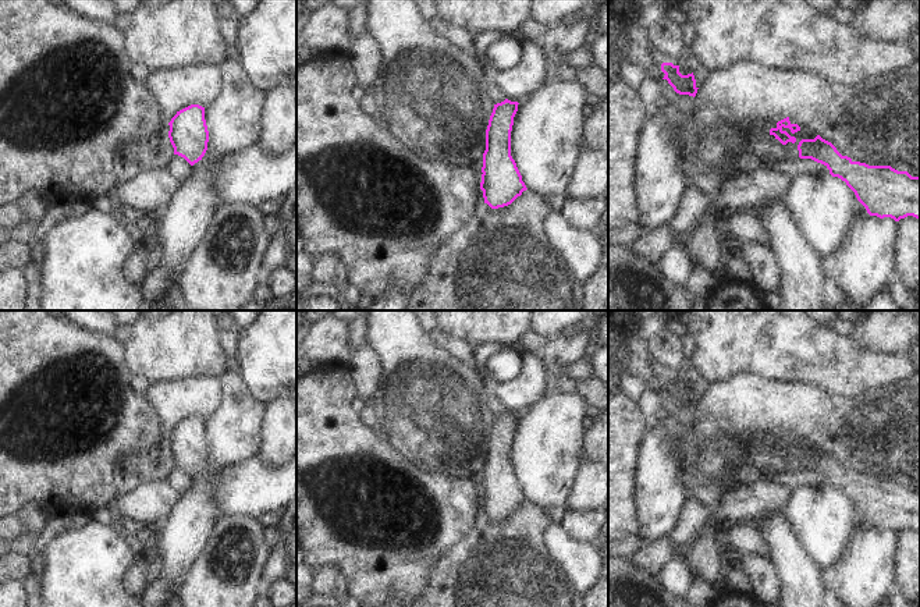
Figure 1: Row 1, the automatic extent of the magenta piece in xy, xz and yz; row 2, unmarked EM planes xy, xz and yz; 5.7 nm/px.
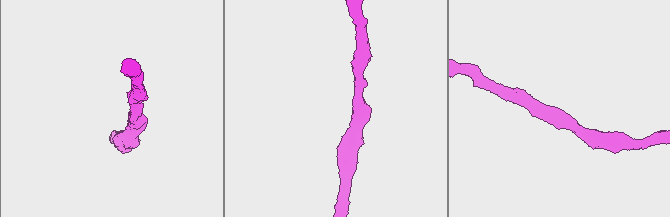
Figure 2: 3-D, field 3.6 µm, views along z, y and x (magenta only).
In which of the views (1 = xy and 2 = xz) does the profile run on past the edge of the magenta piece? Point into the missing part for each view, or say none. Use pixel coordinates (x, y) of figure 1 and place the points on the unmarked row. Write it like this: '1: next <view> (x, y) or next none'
1: next none
2: next none

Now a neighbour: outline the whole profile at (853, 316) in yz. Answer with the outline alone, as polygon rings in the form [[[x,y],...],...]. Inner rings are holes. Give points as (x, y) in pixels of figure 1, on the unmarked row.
[[[838,310],[839,317],[848,320],[853,324],[857,324],[867,316],[867,310]]]

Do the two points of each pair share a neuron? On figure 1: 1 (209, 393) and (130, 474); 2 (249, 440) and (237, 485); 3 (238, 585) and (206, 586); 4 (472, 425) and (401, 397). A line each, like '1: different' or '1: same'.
1: same
2: different
3: same
4: same

